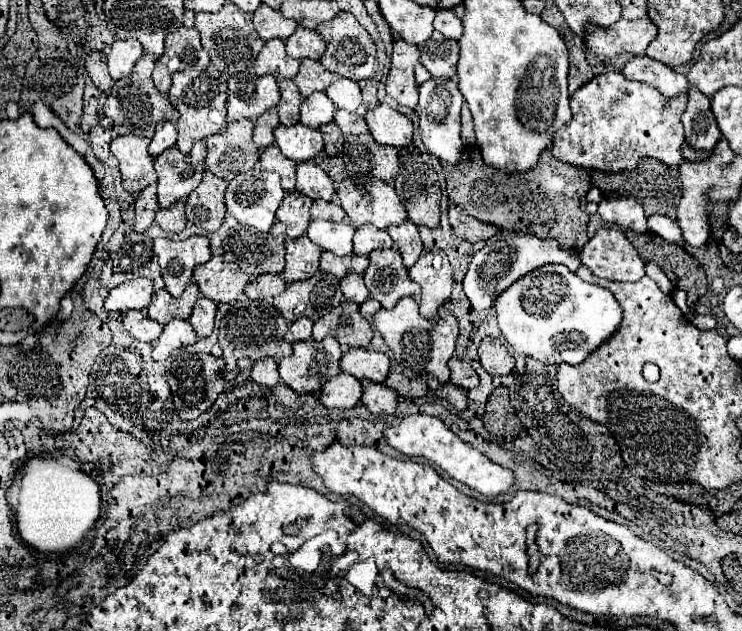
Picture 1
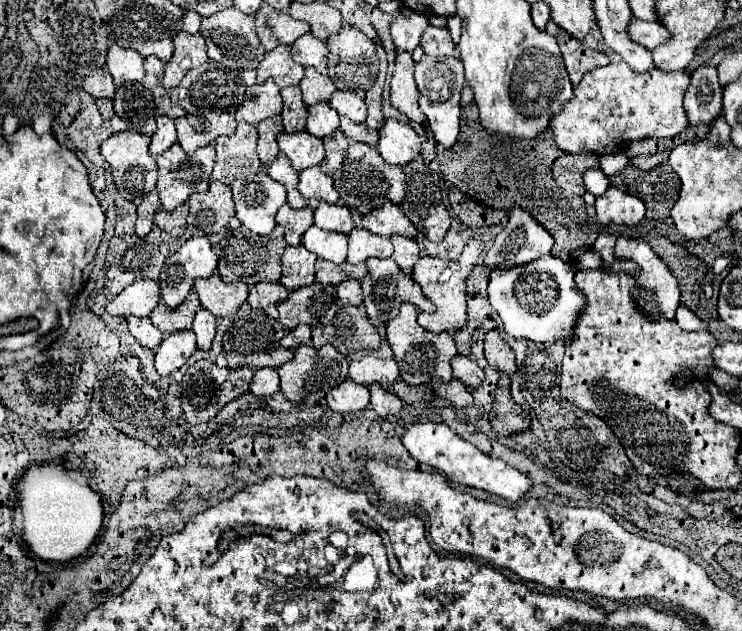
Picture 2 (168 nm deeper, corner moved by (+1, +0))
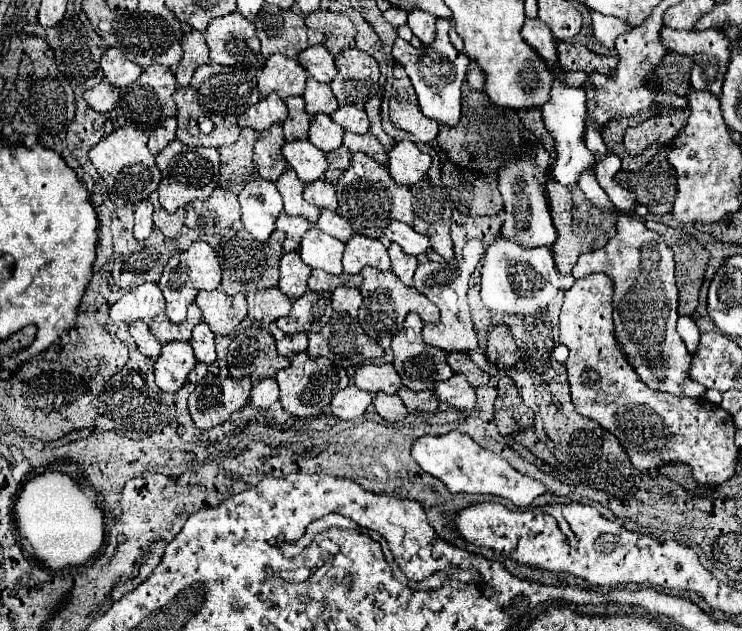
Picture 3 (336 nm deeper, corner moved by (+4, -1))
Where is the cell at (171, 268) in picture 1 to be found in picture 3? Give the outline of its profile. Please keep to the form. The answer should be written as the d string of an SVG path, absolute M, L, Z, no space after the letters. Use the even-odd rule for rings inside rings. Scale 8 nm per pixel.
M193 241L187 251L173 255L159 279L159 289L167 301L167 317L171 321L183 321L187 305L195 299L197 289L219 289L221 285L221 265L217 253L205 241Z

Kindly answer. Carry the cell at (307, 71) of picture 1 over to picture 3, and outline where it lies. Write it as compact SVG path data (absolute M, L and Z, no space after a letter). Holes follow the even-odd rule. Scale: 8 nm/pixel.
M313 77L307 79L307 87L305 87L305 93L303 93L303 99L305 99L305 105L307 105L305 111L309 115L315 115L315 113L333 113L339 107L337 97L333 95L331 87L327 83L319 83Z

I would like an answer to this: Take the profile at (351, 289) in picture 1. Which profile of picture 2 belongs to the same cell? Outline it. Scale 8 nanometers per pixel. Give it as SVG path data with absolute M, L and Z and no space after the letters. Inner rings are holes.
M346 280L342 284L338 284L338 298L344 306L352 304L352 306L360 306L362 304L362 288L358 280Z

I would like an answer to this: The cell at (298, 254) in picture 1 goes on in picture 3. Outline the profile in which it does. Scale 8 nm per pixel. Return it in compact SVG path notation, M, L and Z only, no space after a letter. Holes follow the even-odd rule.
M289 251L281 257L281 279L279 289L289 297L301 297L307 289L307 279L311 275L311 267L301 261L299 251Z

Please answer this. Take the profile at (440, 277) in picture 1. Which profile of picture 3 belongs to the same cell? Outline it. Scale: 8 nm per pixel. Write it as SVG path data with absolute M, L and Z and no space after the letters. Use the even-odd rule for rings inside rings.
M423 261L423 263L419 263L419 267L415 271L413 285L415 285L417 291L421 291L425 297L429 297L429 301L435 303L439 307L439 311L441 311L441 319L437 323L425 323L423 325L423 339L425 339L425 343L441 347L447 353L477 349L477 337L475 337L475 329L473 329L473 323L471 323L471 311L469 311L469 305L467 305L467 299L465 299L467 297L467 283L469 283L473 271L475 271L475 265L473 263L463 263L463 261L459 261L457 265L453 265L453 263L439 263L439 261Z

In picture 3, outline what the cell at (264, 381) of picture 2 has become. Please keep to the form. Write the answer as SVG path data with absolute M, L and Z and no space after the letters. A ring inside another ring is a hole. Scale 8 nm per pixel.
M265 377L265 379L259 379L259 381L253 383L251 395L249 395L251 405L267 409L267 407L271 407L277 399L279 399L279 387L277 387L277 381L275 381L273 377Z

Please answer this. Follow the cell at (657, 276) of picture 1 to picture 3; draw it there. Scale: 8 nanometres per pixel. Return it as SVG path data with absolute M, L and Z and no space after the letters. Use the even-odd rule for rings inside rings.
M609 153L597 163L597 181L605 187L605 193L619 211L617 235L609 239L603 249L583 253L575 267L573 277L579 279L591 273L607 273L615 281L613 295L613 321L615 335L635 367L637 375L655 391L667 391L677 397L705 397L707 389L689 377L691 355L675 331L677 323L677 285L675 285L675 261L673 251L661 239L659 233L649 231L641 221L629 217L629 207L635 203L635 195L617 185L615 173L621 169L621 159Z

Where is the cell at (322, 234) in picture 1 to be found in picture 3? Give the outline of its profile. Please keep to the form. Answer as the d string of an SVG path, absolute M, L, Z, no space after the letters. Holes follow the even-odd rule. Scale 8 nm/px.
M313 227L311 231L303 235L299 255L313 269L323 269L331 275L341 275L343 273L343 267L341 267L343 249L345 249L345 243Z

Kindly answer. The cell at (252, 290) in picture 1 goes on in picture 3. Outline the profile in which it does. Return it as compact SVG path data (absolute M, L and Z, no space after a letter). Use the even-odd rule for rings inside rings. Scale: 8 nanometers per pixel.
M277 287L251 291L247 293L247 301L249 301L249 319L265 325L277 321L279 317L289 315L291 311L291 299Z

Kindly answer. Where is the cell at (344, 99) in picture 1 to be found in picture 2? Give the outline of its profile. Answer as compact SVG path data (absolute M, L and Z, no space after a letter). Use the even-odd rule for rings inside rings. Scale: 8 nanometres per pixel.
M338 90L330 100L328 100L330 108L338 110L340 116L350 118L352 122L364 122L366 120L366 104L364 100L348 90Z

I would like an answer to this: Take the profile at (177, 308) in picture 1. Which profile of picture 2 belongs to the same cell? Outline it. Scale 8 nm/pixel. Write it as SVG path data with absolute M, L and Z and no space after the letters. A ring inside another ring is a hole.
M190 292L188 298L180 304L176 310L168 310L164 302L156 306L156 310L150 314L150 322L164 334L188 330L192 326L194 314L200 310L200 300L196 298L196 292Z

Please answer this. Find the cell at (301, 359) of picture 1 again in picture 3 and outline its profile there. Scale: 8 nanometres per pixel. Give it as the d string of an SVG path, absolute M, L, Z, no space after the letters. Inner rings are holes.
M295 353L291 357L291 365L287 369L281 369L275 375L279 389L281 389L281 405L285 411L289 411L291 415L297 417L311 417L311 415L319 415L321 411L325 411L331 403L333 393L341 391L347 387L349 377L347 371L343 367L337 367L331 359L327 357L309 357L307 353Z

